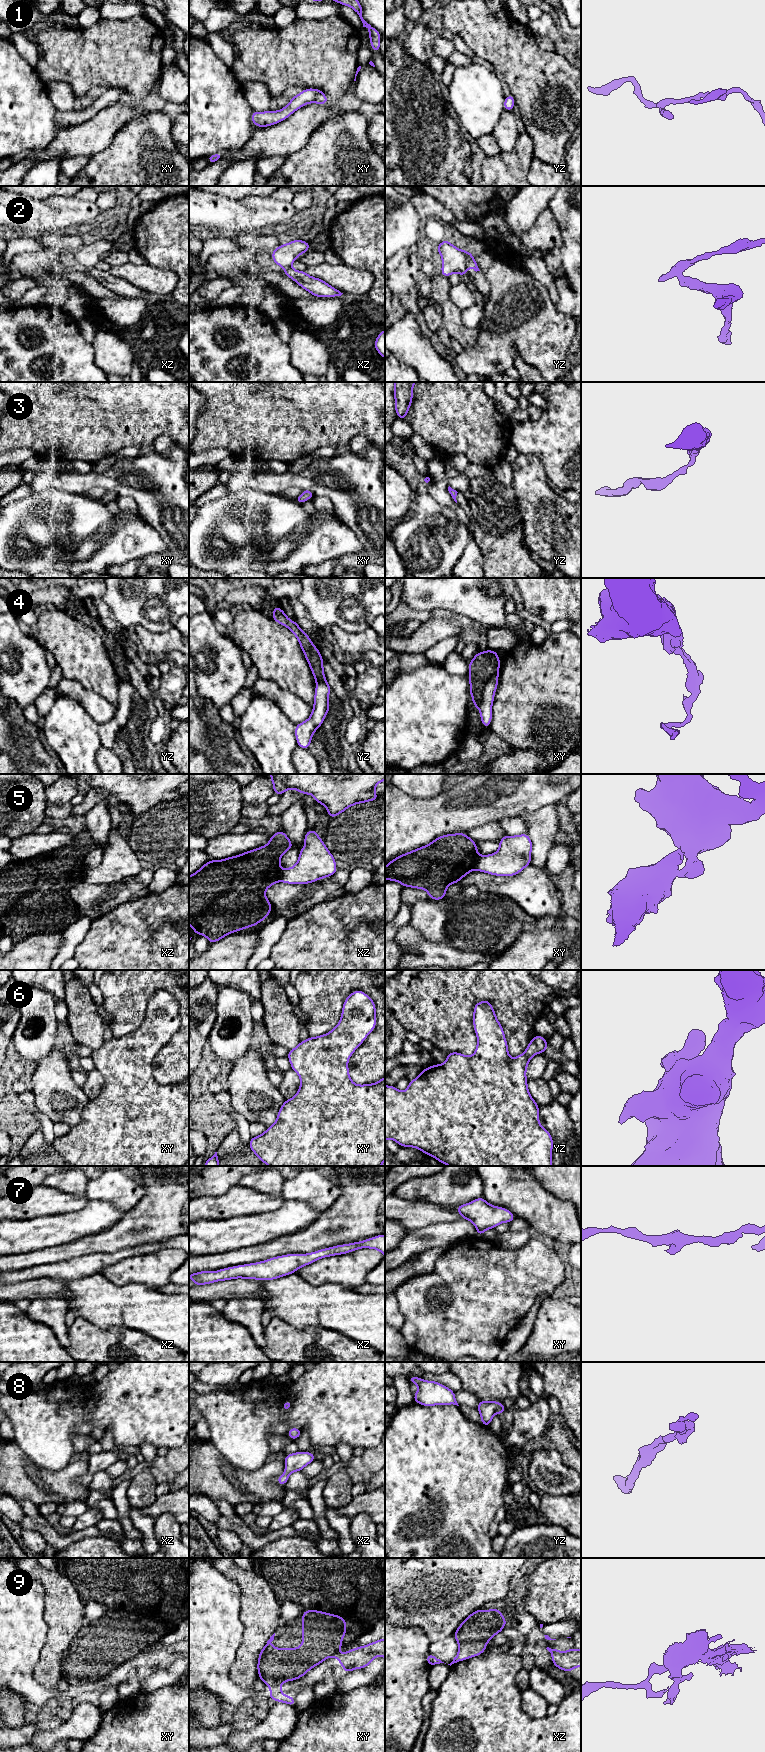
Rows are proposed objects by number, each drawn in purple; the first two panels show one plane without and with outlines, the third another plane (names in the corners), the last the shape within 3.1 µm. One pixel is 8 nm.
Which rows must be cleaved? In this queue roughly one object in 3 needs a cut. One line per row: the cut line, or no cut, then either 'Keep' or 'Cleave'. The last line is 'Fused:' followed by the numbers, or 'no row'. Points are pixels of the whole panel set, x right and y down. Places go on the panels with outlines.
1: No split. Keep
2: Split along yz (465, 251), (468, 266). Cleave
3: No split. Keep
4: No split. Keep
5: Split along xy (480, 856), (473, 868). Cleave
6: No split. Keep
7: No split. Keep
8: No split. Keep
9: No split. Keep
Fused: 2, 5

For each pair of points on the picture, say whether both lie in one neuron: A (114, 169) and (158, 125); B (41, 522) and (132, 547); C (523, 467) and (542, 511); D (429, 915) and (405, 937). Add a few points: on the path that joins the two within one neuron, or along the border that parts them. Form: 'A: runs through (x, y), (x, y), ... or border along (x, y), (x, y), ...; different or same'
A: runs through (127, 156), (142, 141), (142, 133), (145, 129); same
B: runs through (64, 522), (94, 522), (109, 532); same
C: runs through (529, 478), (537, 500); same
D: border along (407, 923), (413, 926), (425, 938), (435, 941); different

